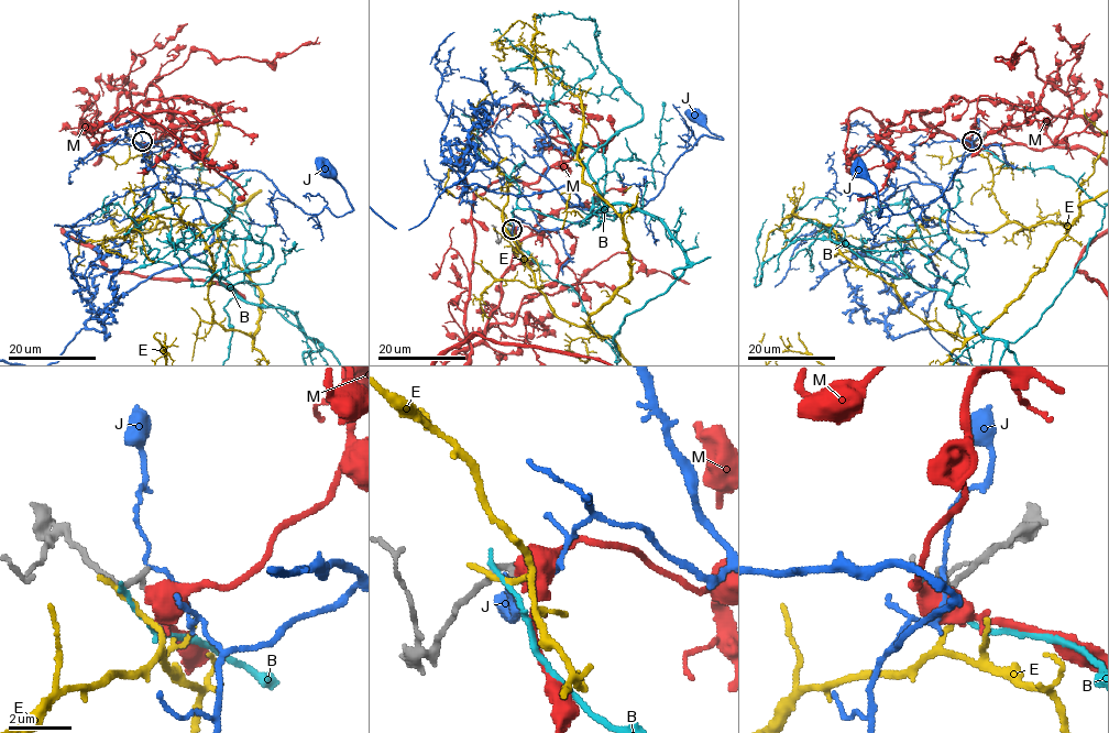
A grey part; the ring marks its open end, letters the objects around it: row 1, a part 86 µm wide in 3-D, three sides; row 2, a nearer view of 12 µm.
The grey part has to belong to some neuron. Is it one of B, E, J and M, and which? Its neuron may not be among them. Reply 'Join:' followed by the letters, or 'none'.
Join: none

